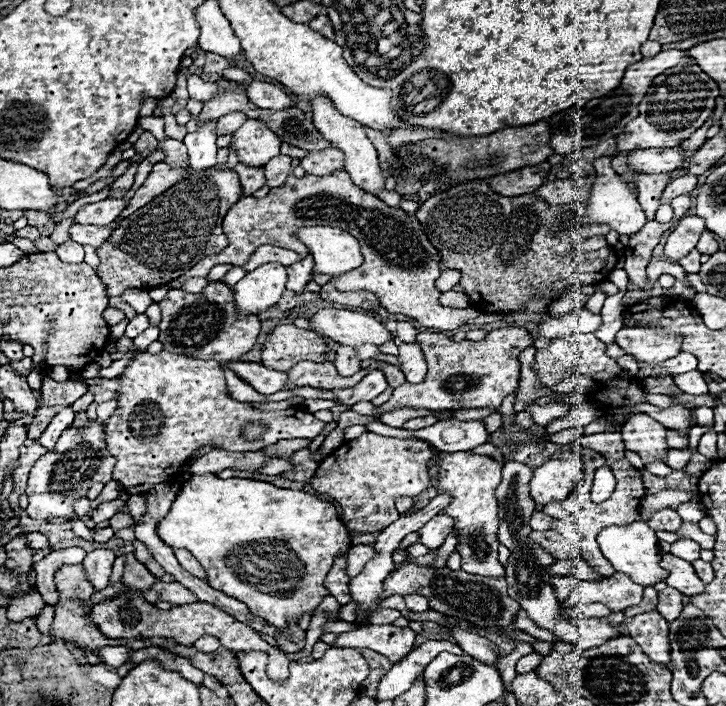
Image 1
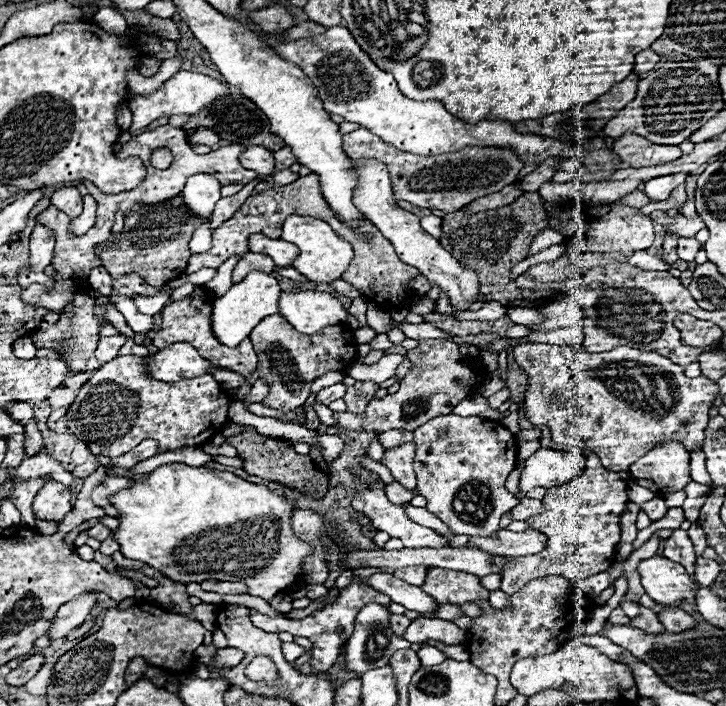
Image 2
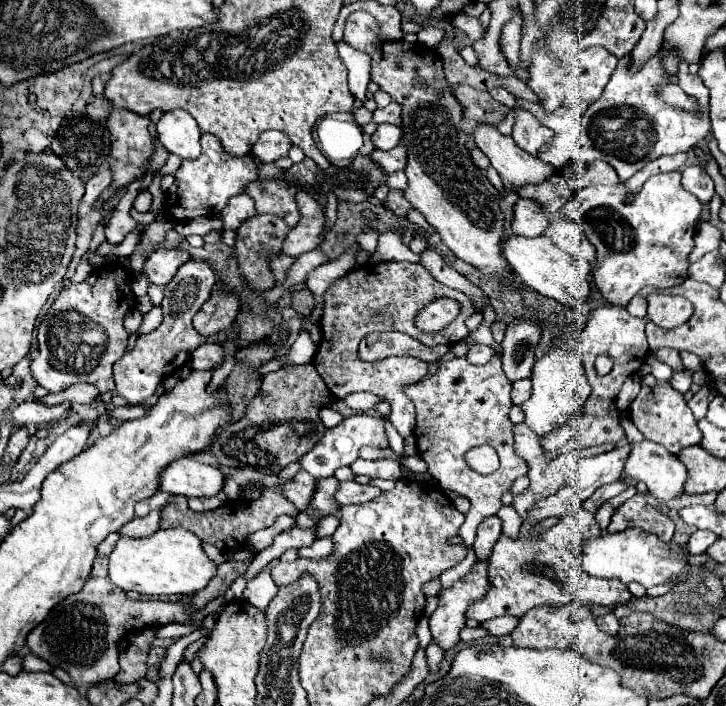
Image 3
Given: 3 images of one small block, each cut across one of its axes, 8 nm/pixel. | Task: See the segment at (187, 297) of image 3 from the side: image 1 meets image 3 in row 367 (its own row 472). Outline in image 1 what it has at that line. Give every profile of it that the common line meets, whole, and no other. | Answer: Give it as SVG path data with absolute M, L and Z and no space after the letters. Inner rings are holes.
M160 352L160 354L136 354L136 358L128 364L128 368L120 376L120 390L118 390L118 408L106 422L106 442L110 454L118 458L114 468L114 480L120 482L126 492L130 494L142 494L148 492L156 484L168 484L174 474L182 470L182 466L192 458L192 454L202 446L218 446L230 452L250 452L250 450L262 450L264 446L276 444L280 440L292 440L292 438L316 438L322 434L324 426L322 420L316 420L310 412L302 408L290 408L290 410L274 410L274 412L262 412L254 408L250 402L238 402L228 394L228 386L224 380L222 366L218 362L206 362L206 360L194 360L180 354ZM248 422L264 422L268 426L266 434L258 442L244 442L240 438L242 426Z

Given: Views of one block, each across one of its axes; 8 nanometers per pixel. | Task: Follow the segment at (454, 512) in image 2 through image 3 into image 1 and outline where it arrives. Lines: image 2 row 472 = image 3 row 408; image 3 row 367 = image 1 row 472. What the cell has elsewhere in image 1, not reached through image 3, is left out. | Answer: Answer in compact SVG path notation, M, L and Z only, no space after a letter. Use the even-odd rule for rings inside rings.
M452 452L440 456L438 472L438 492L450 492L452 502L444 510L456 522L458 546L462 554L462 570L476 576L500 578L504 576L504 566L498 562L498 502L494 490L502 480L502 464L490 456L474 456L470 452Z

